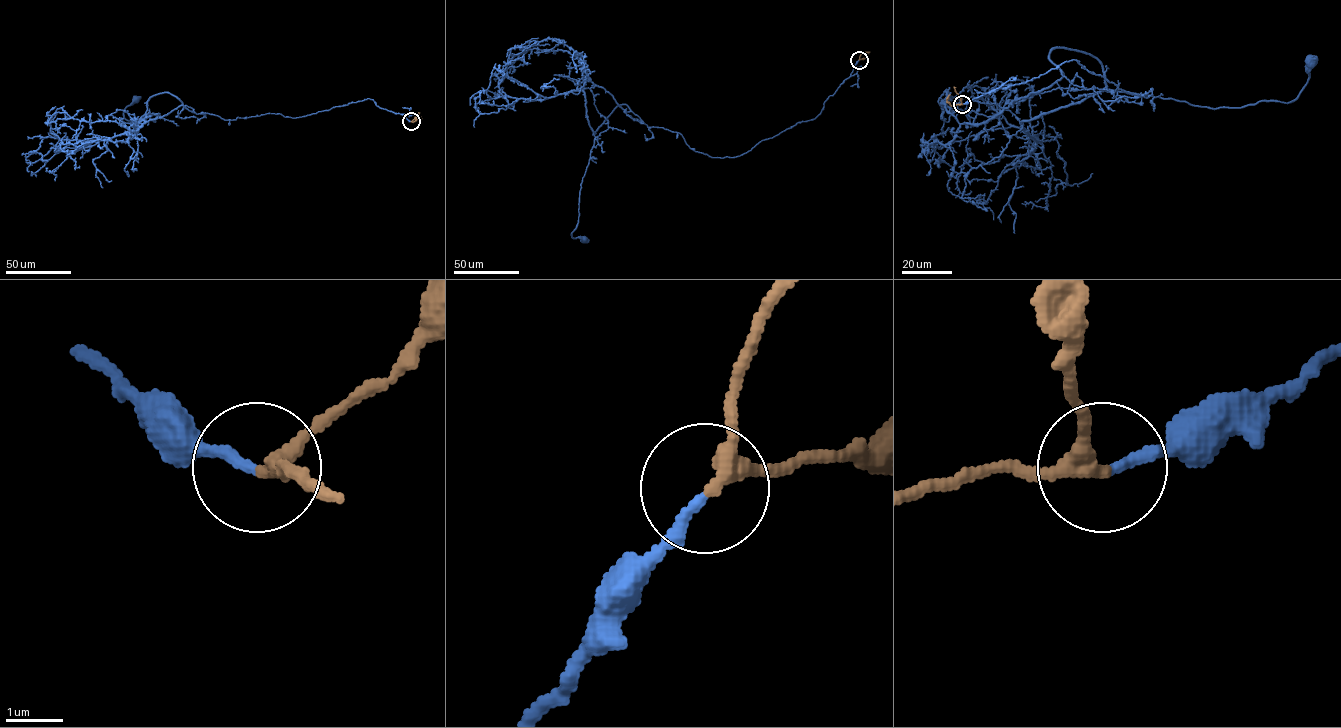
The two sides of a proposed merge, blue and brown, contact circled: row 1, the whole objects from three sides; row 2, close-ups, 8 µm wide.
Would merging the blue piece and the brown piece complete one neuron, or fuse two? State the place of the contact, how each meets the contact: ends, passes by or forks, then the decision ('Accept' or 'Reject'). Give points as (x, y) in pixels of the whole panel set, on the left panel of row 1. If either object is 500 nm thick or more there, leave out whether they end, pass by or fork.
Place: (411, 121). At the ring blue ends. At the ring brown passes by. Accept

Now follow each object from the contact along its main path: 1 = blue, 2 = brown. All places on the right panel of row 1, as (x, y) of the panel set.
1: (963, 104), (1075, 60), (1152, 95), (1102, 101), (1059, 48), (1108, 89), (1215, 108), (1291, 102), (1309, 59)
2: (962, 104), (951, 105), (947, 98)

